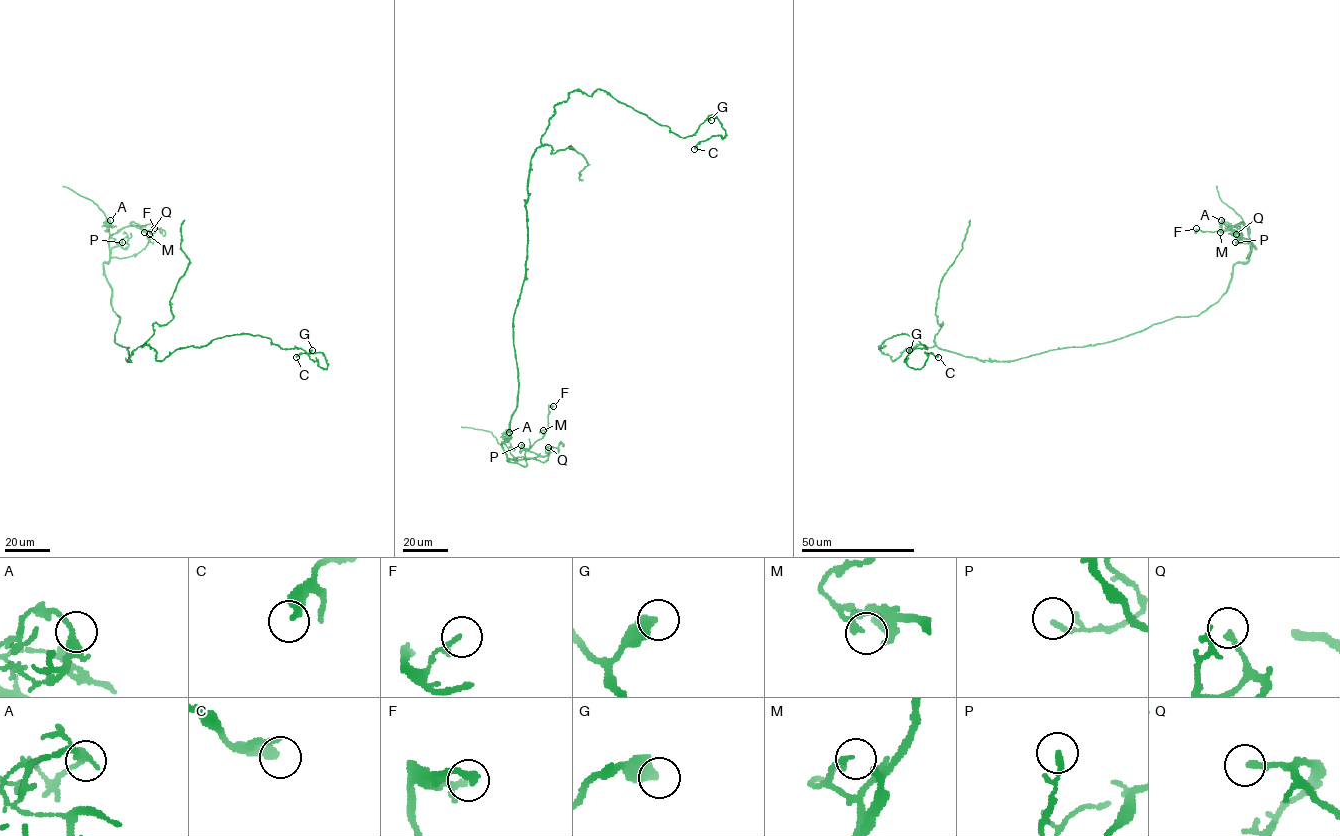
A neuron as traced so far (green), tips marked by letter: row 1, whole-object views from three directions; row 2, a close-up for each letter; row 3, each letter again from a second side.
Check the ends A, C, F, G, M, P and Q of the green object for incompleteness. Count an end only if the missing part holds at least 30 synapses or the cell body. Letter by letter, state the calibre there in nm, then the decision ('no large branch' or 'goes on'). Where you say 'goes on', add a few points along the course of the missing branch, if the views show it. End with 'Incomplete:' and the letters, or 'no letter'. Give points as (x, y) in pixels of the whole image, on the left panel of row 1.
A: 200 nm | no large branch
C: 340 nm | no large branch
F: 190 nm | no large branch
G: 440 nm | no large branch
M: 200 nm | no large branch
P: 200 nm | no large branch
Q: 220 nm | no large branch
Incomplete: no letter

